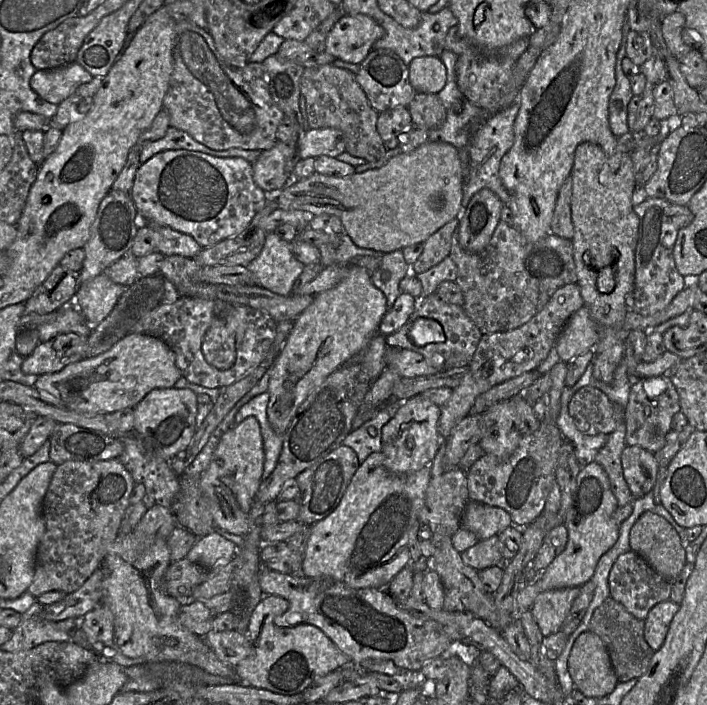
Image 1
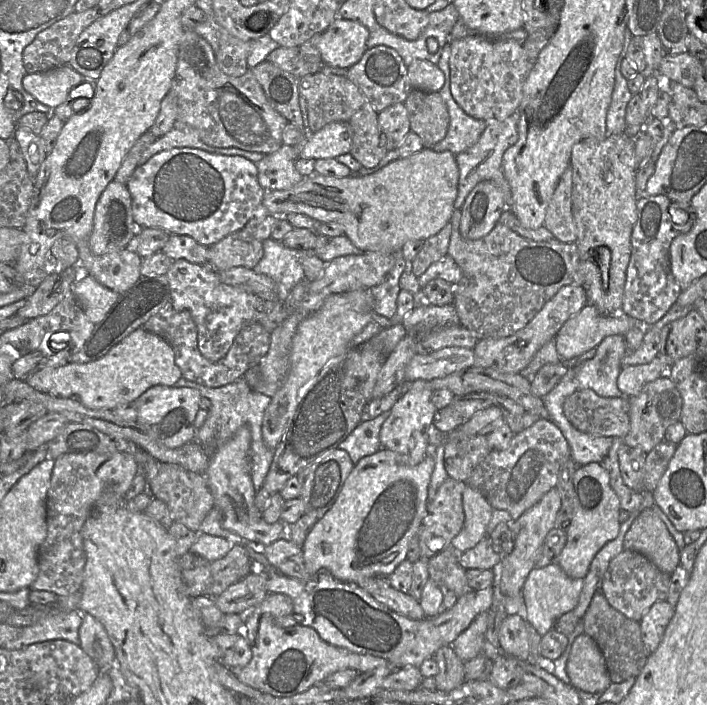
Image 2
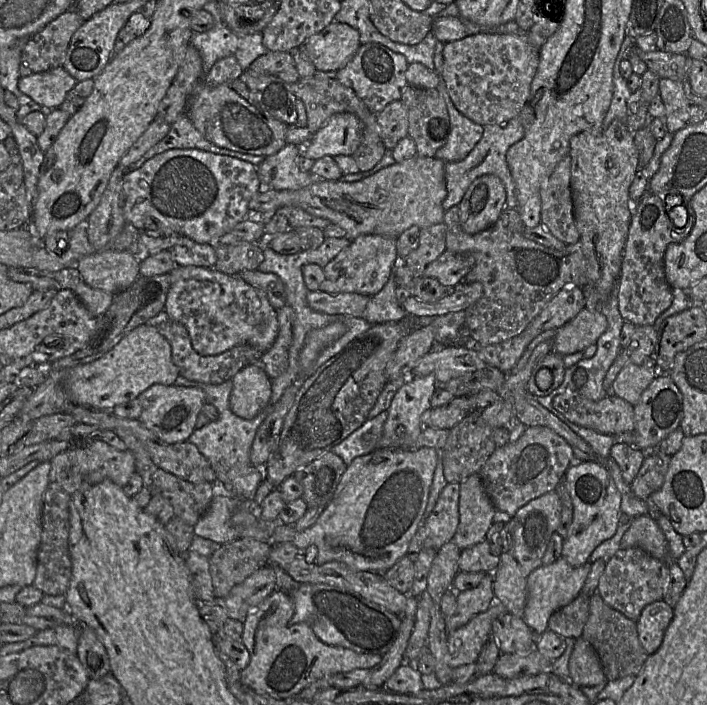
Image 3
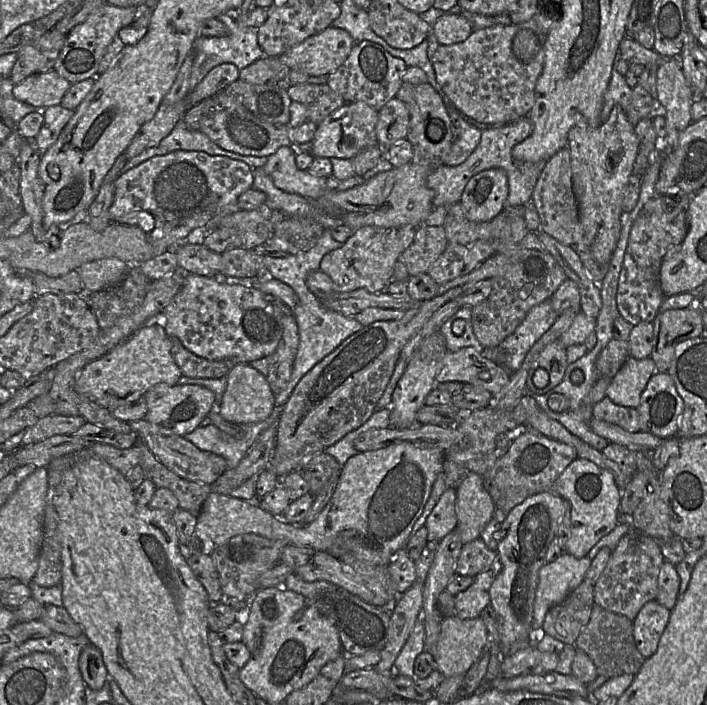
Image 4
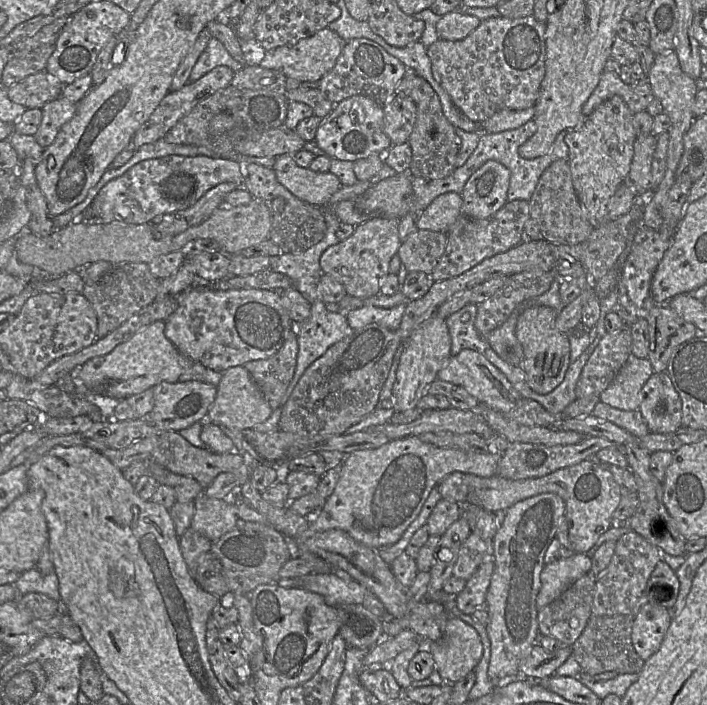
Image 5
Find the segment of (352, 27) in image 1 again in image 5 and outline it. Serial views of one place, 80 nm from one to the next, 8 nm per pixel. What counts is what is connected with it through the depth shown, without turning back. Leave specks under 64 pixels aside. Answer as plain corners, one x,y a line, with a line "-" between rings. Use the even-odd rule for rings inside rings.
324,28
308,38
299,40
293,46
281,46
266,51
259,66
280,71
287,78
293,78
299,82
316,82
334,67
344,43
345,41
336,32

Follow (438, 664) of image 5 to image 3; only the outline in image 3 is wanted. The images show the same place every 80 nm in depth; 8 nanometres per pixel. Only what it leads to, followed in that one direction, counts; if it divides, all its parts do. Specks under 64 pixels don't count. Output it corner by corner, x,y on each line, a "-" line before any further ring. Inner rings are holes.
494,601
486,611
474,616
464,626
447,631
450,666
453,669
476,663
484,643
492,634
492,622
504,613
504,605

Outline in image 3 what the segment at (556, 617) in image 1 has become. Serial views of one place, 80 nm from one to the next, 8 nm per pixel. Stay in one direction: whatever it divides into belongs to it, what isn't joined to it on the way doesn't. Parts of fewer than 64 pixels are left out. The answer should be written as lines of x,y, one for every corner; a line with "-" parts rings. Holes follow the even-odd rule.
560,557
554,563
542,565
530,573
527,579
527,602
523,619
534,634
540,636
548,630
548,620
551,615
579,596
591,565
592,563
588,561
582,566
573,567
563,557

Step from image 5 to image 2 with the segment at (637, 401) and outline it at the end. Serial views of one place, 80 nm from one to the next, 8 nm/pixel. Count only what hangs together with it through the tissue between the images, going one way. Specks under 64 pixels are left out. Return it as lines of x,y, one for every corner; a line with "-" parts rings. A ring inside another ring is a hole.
658,355
647,364
629,365
622,367
617,379
617,386
623,397
637,395
649,382
667,374
671,365
666,355

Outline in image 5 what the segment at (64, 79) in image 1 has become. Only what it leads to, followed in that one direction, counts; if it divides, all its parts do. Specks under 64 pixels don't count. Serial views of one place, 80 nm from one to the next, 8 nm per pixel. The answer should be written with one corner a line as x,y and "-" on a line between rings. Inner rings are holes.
42,71
26,77
8,90
9,99
27,109
42,109
62,95
63,84
53,75

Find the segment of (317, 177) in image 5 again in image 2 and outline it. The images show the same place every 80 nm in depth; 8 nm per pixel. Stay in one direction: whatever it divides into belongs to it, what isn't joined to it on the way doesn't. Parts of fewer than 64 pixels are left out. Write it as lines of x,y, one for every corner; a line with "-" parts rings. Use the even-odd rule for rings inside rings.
282,145
277,151
265,154
263,159
256,163
259,184
265,191
288,190
298,185
303,176
295,167
295,148
290,145

